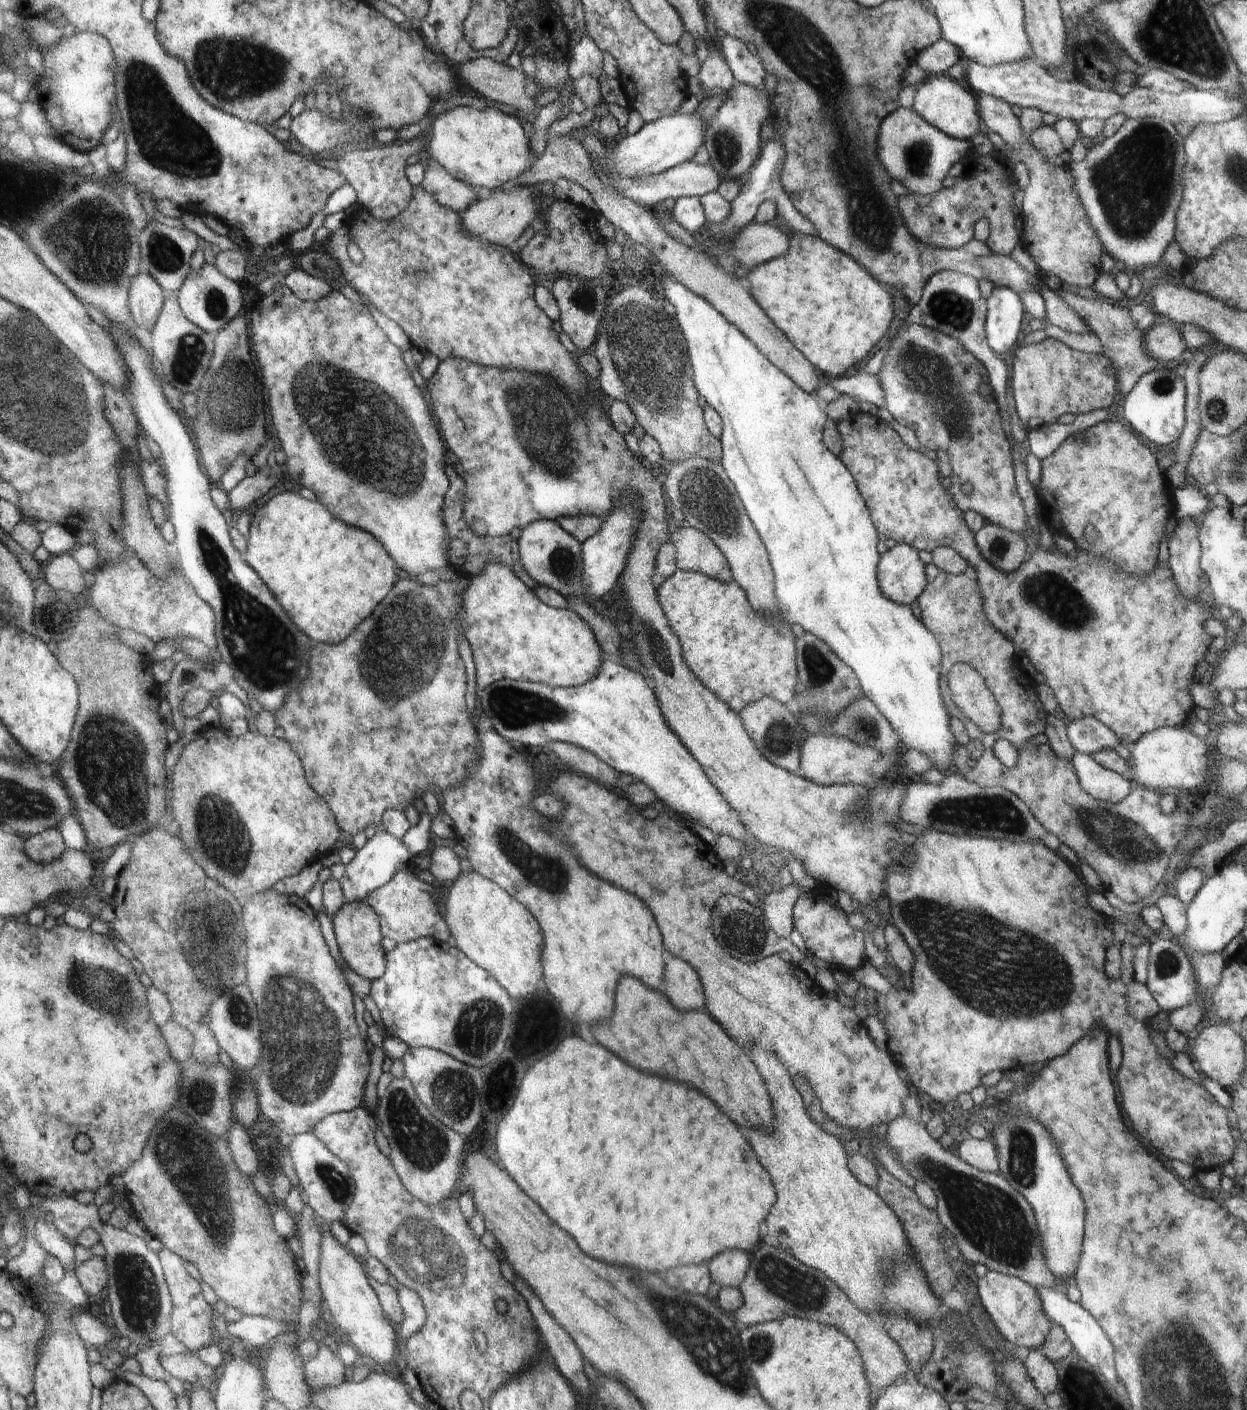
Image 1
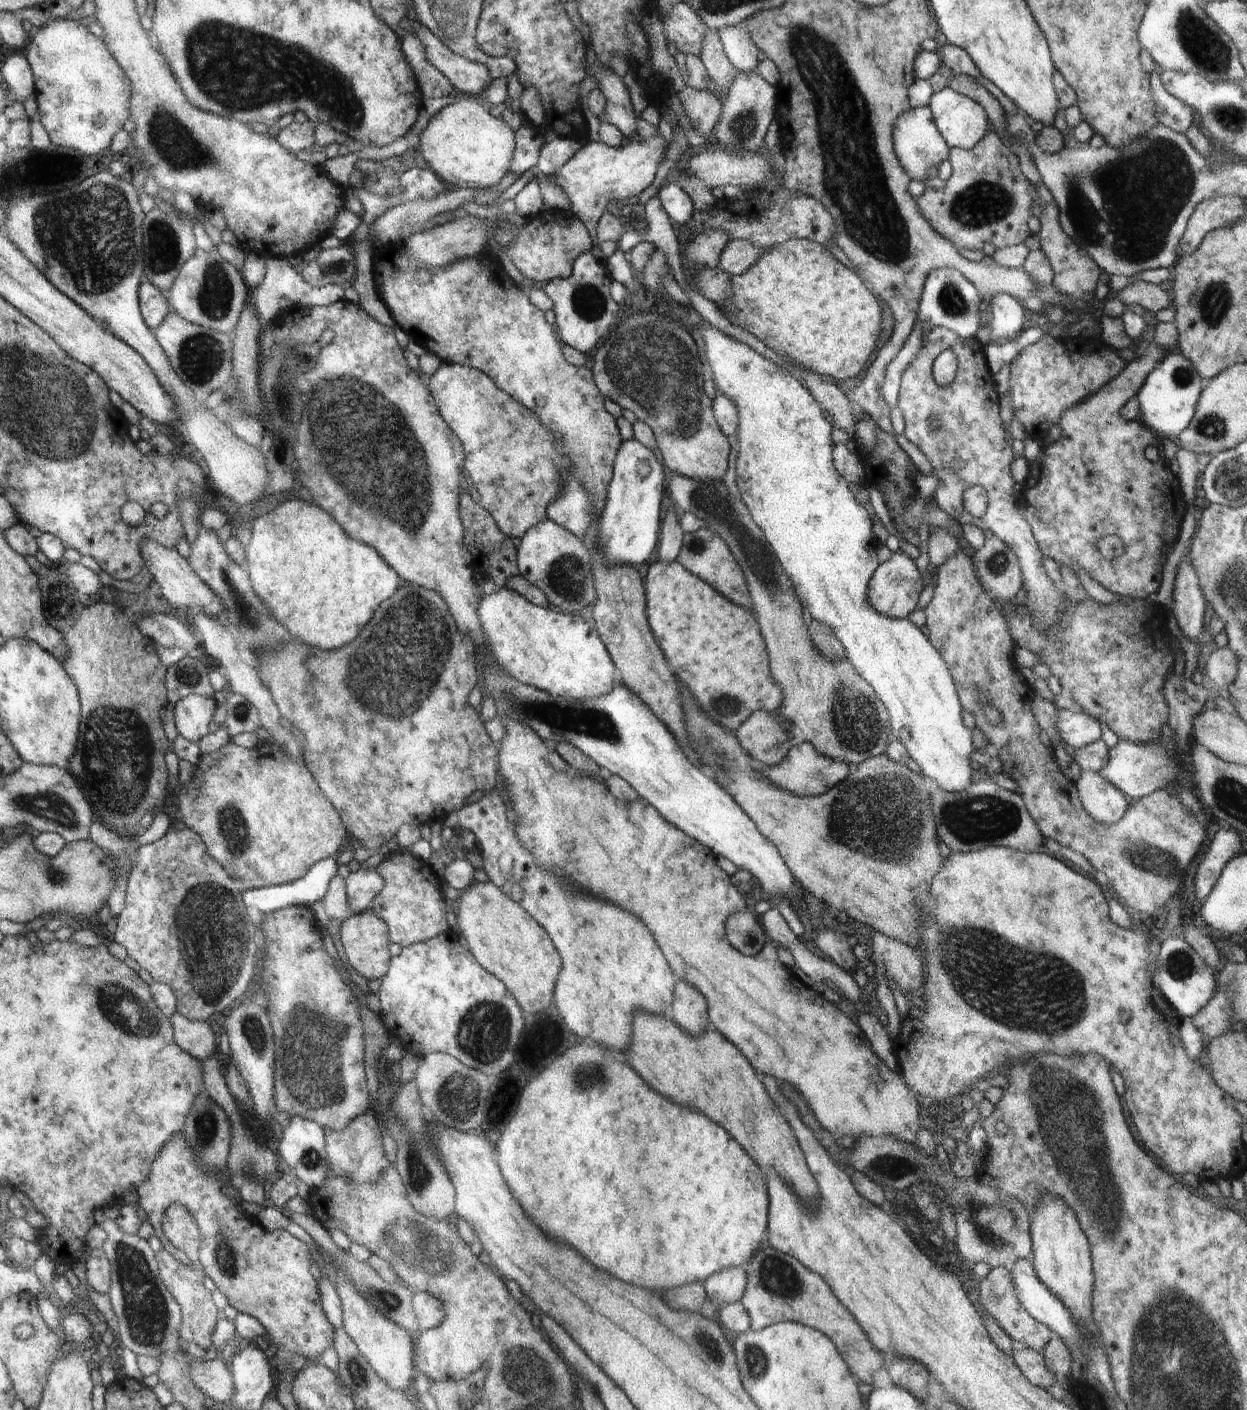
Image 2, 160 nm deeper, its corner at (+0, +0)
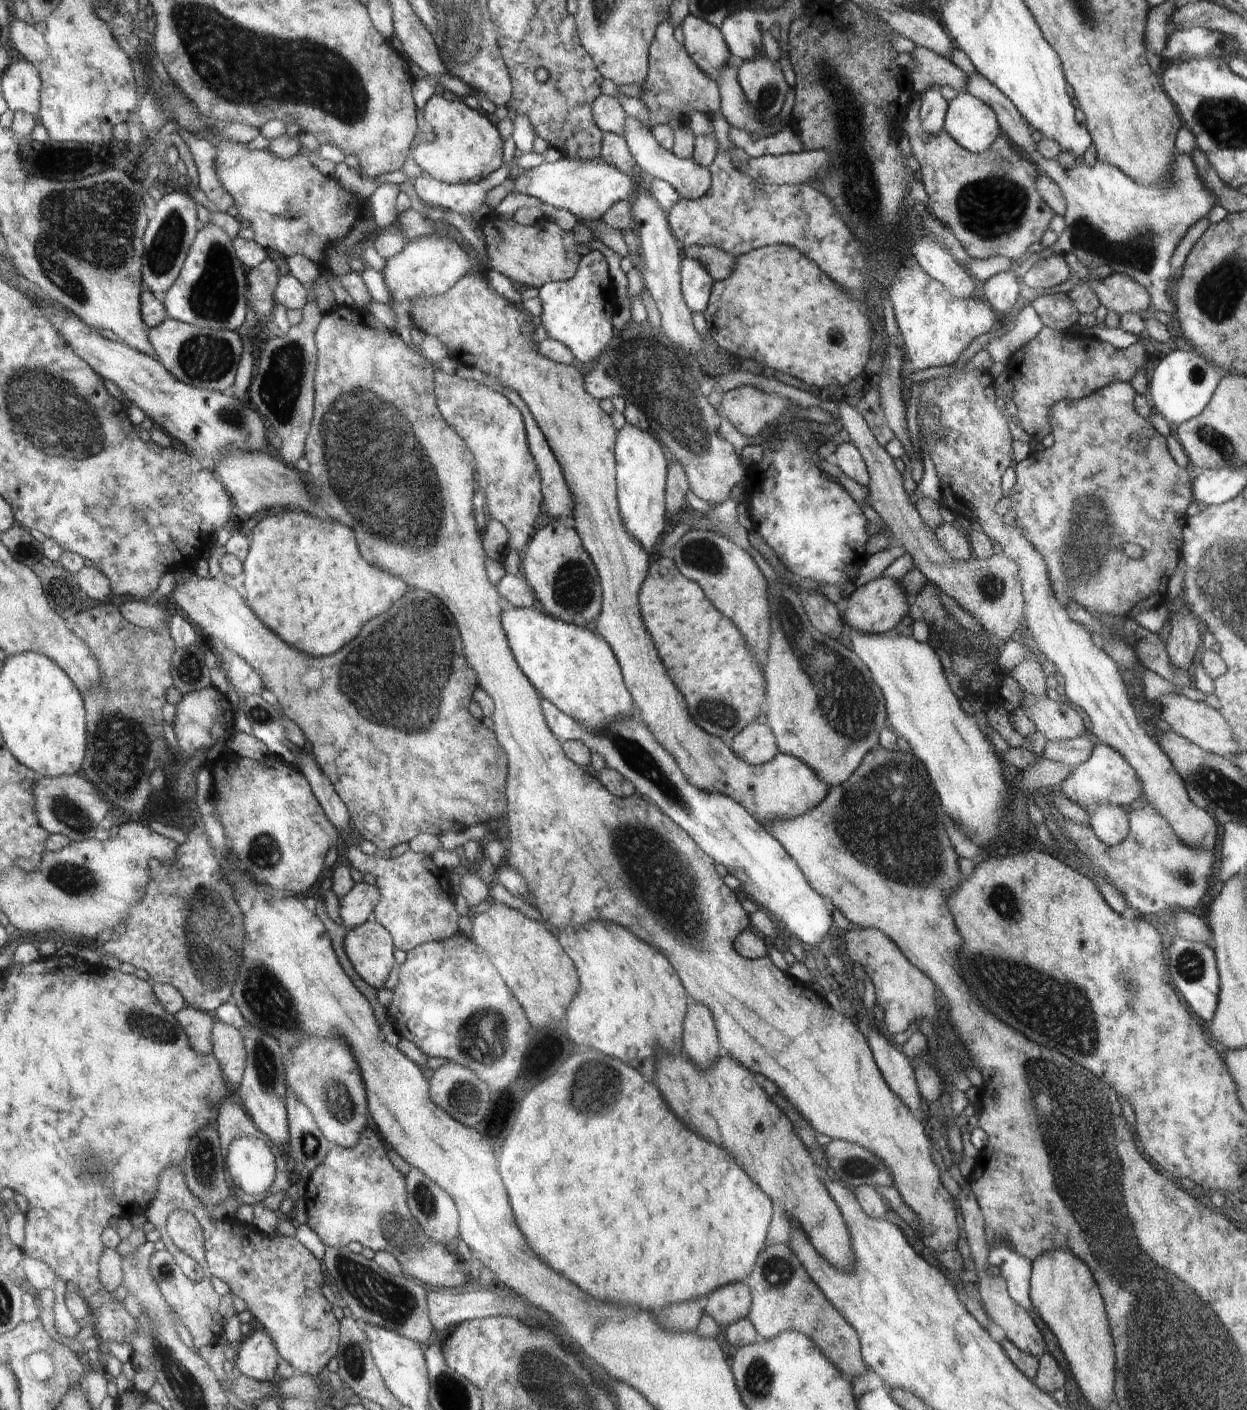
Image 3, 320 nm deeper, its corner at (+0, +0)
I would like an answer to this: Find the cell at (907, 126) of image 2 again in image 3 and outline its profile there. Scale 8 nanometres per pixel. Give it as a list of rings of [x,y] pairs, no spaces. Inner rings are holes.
[[[930,86],[930,88],[926,88],[926,92],[922,92],[918,96],[921,104],[918,109],[920,126],[928,134],[936,136],[940,130],[943,130],[948,102],[940,94],[940,86]]]

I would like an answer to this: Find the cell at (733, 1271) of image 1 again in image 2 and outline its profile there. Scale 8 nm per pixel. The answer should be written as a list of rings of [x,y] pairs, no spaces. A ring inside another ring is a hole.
[[[724,1270],[712,1276],[712,1280],[704,1282],[707,1297],[713,1301],[718,1310],[722,1305],[738,1303],[742,1300],[747,1288],[747,1275],[745,1270]]]

